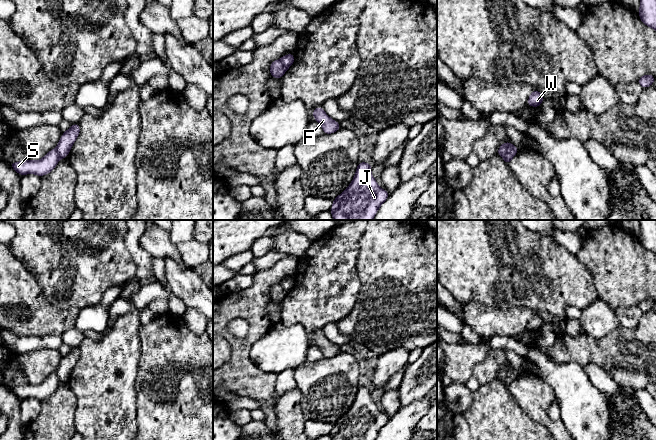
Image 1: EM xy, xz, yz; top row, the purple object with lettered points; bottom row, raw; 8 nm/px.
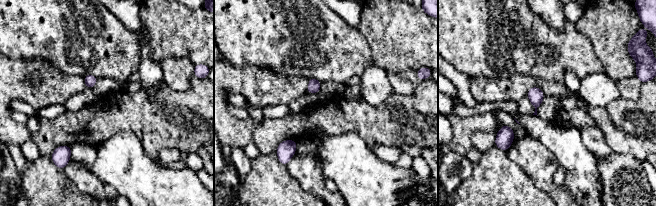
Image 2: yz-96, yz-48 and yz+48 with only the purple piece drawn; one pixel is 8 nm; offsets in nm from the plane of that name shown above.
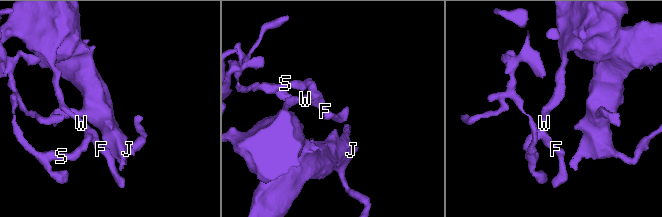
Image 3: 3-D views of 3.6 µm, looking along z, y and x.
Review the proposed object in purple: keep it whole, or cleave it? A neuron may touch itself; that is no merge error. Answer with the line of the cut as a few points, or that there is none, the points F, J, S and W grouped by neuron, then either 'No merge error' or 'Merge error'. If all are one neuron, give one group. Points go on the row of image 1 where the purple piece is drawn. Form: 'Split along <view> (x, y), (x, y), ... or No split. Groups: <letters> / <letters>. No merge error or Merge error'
Split along yz (510, 143), (502, 156). Groups: F W / J S. Merge error

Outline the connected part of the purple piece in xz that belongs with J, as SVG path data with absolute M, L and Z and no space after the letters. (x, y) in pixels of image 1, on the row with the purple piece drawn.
M359 162L353 181L333 200L330 210L334 220L372 220L389 192L378 186L371 174L371 164Z

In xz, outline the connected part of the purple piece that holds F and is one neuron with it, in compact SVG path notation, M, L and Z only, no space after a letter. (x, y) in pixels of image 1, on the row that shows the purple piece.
M316 107L313 110L313 117L323 128L324 134L332 134L338 131L340 123L331 119L323 110L322 107Z

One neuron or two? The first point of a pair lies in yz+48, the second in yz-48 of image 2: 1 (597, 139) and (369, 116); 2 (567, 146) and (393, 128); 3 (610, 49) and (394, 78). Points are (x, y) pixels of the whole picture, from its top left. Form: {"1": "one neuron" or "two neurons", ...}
{"1": "two neurons", "2": "two neurons", "3": "two neurons"}

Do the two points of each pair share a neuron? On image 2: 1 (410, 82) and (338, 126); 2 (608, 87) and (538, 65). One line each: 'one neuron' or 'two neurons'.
1: two neurons
2: two neurons

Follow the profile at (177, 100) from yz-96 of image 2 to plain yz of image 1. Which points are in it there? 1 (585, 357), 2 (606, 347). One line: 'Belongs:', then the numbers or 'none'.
Belongs: 1, 2

